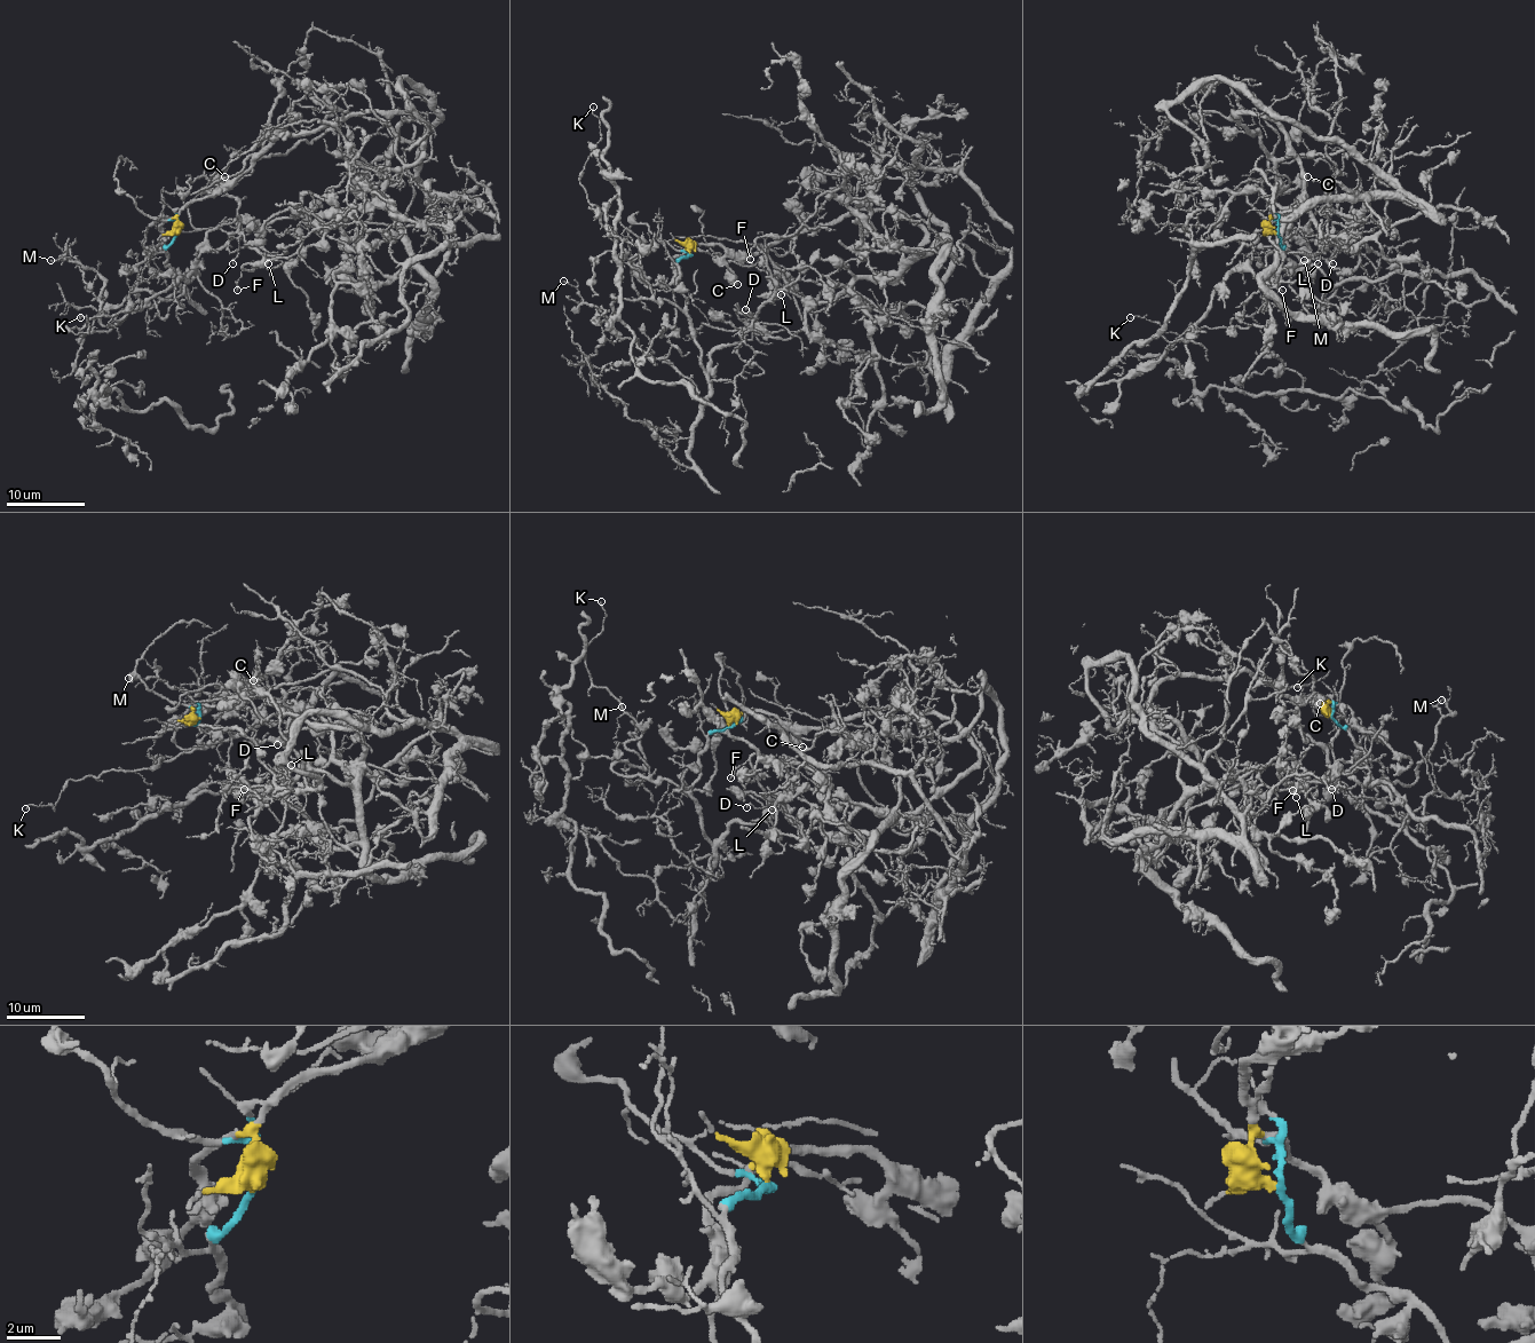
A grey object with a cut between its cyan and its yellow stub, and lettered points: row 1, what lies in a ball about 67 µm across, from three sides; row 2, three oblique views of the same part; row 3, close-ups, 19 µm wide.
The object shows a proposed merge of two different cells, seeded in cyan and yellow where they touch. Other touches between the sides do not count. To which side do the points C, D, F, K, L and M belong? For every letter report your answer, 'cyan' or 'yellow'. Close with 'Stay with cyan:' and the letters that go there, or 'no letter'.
C: yellow
D: cyan
F: cyan
K: cyan
L: cyan
M: cyan
Stay with cyan: D, F, K, L, M

